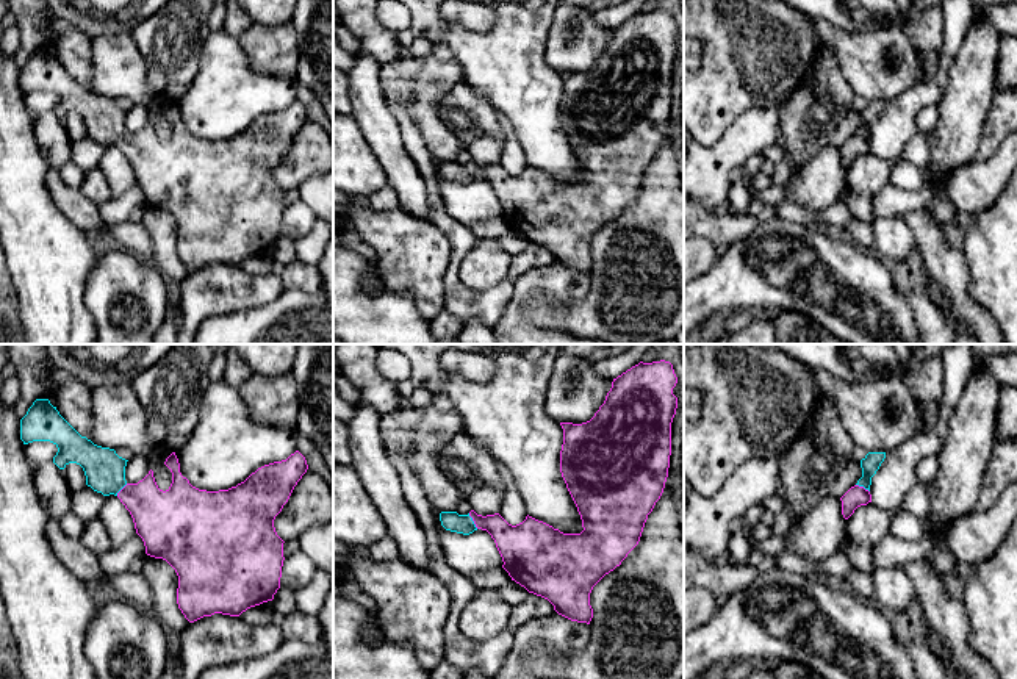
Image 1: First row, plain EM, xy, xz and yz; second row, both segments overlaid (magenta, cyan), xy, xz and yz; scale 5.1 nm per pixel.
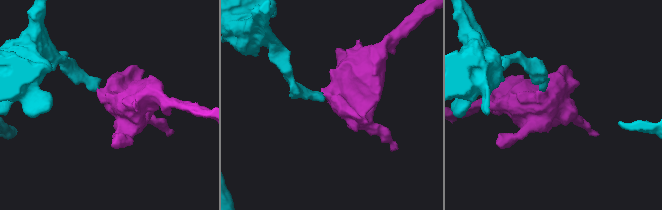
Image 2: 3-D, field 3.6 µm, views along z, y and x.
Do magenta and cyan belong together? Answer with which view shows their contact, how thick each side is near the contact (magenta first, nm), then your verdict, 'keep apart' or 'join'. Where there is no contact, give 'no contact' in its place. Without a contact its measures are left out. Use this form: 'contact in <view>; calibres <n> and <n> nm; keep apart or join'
contact in xz; calibres 190 and 100 nm; join

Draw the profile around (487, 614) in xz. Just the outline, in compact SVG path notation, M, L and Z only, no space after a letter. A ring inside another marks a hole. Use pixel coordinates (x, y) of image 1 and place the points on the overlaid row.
M498 588L476 591L460 618L460 630L474 641L485 641L508 629L512 605L507 604Z

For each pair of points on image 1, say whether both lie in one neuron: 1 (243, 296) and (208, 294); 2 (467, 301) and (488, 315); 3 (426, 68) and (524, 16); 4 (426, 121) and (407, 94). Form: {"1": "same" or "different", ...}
{"1": "same", "2": "same", "3": "different", "4": "same"}

